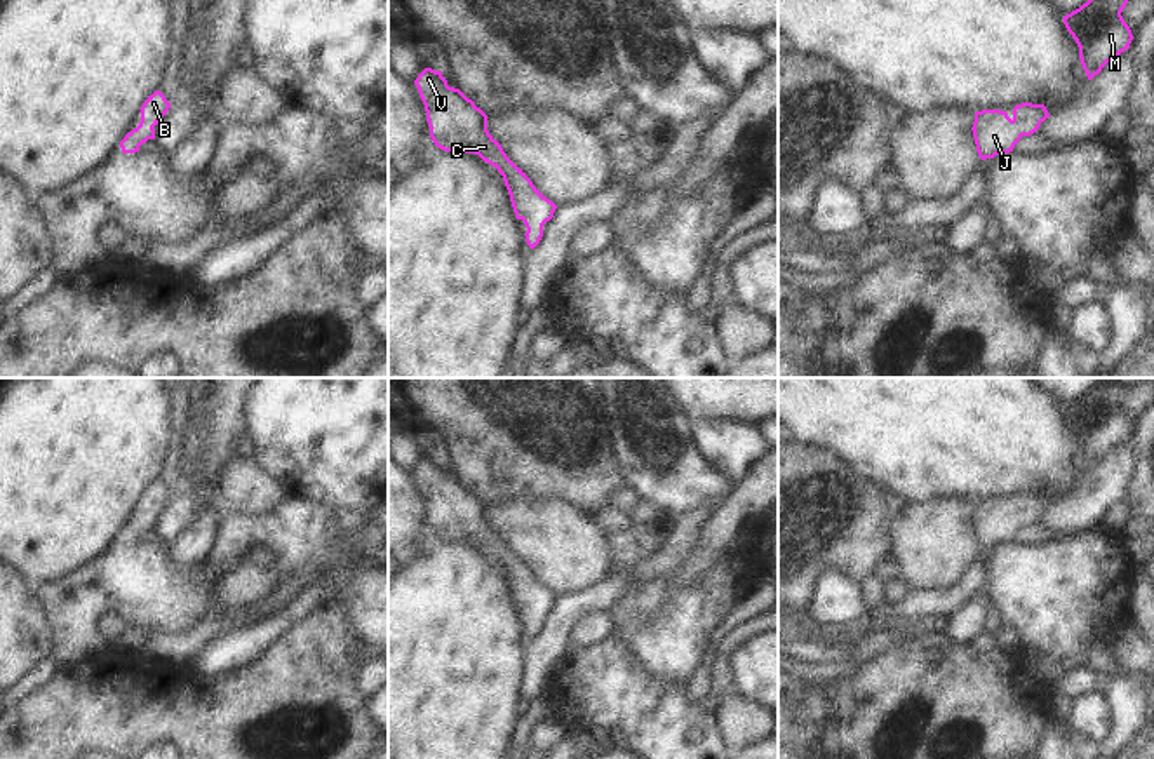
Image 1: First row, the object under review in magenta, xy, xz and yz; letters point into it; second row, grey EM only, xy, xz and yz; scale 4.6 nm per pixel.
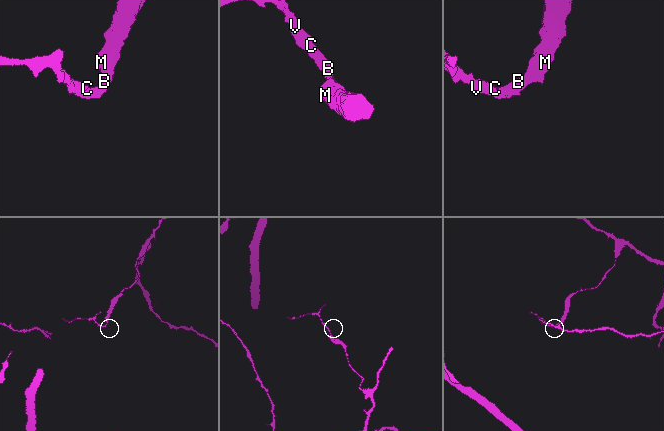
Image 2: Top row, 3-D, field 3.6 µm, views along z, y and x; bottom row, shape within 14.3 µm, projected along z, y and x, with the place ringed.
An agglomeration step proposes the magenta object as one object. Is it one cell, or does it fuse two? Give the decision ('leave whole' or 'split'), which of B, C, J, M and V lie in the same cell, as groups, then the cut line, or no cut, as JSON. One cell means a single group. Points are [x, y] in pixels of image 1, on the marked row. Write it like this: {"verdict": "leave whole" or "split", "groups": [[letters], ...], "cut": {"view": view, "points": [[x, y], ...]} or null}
{"verdict": "leave whole", "groups": [["B", "C", "J", "M", "V"]], "cut": null}

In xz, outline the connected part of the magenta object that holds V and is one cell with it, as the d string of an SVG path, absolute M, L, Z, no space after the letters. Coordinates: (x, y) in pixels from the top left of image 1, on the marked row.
M425 68L414 80L425 104L430 138L444 151L475 153L503 176L517 219L527 232L526 242L534 249L543 237L543 225L554 218L557 205L548 200L503 151L487 131L487 115L460 89L449 87L442 71Z

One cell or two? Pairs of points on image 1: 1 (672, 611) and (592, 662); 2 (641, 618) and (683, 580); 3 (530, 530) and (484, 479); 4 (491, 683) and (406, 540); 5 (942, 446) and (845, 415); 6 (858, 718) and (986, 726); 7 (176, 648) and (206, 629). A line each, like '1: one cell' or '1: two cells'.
1: two cells
2: two cells
3: two cells
4: two cells
5: one cell
6: one cell
7: one cell

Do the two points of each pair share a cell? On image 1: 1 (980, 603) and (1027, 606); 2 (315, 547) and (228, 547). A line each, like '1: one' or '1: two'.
1: two
2: one

